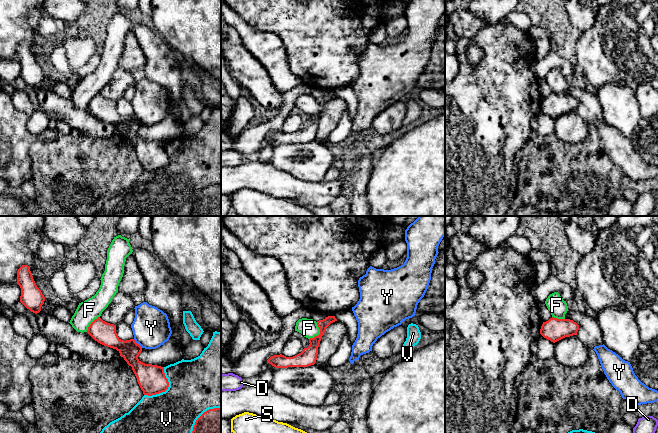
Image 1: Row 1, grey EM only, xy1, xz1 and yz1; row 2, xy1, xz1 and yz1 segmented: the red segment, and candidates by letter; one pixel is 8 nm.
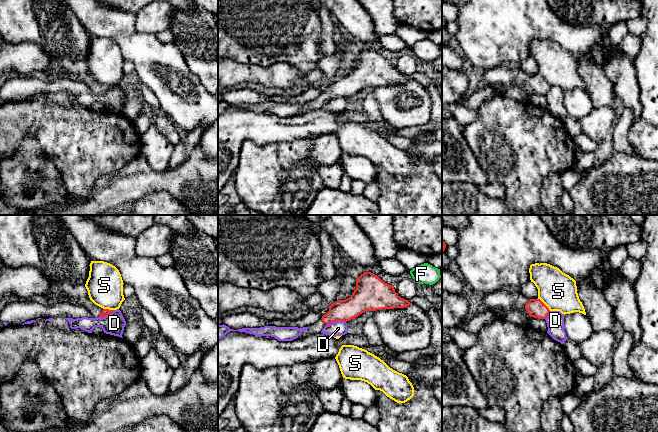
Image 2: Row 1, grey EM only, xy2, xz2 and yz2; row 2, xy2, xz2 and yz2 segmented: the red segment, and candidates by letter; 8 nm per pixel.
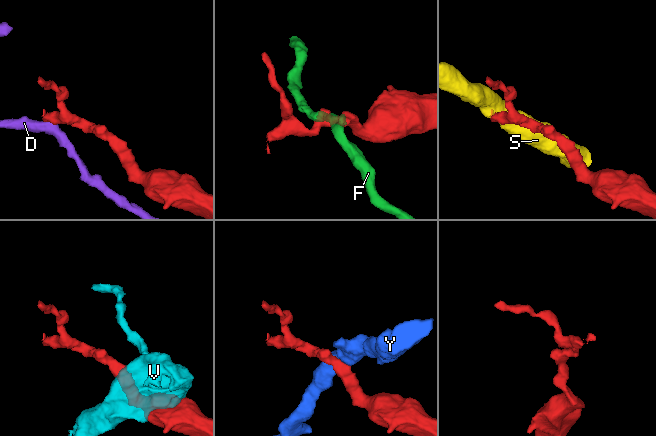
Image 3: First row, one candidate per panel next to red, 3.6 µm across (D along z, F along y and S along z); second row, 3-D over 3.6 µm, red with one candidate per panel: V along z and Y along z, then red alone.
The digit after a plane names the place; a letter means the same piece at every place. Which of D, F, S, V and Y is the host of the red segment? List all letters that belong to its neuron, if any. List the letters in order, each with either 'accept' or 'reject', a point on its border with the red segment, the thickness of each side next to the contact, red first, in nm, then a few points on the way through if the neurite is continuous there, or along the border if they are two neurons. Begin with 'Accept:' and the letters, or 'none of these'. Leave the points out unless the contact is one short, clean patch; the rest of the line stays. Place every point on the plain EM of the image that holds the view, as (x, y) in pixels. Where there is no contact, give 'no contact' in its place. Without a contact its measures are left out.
Accept: none of these
D: reject | xz2 (335, 97) | 180/120 nm | along xz2 (345, 97), (333, 97), (326, 101)
F: reject | xz1 (320, 109) | 140/150 nm | along xz1 (317, 98), (319, 109), (309, 115)
S: reject | yz2 (544, 80) | 150/300 nm | along yz2 (537, 74), (550, 86)
V: reject | xy1 (166, 165) | 220/440 nm
Y: reject | xy1 (138, 120) | 170/300 nm | along xy1 (133, 115), (142, 123)

